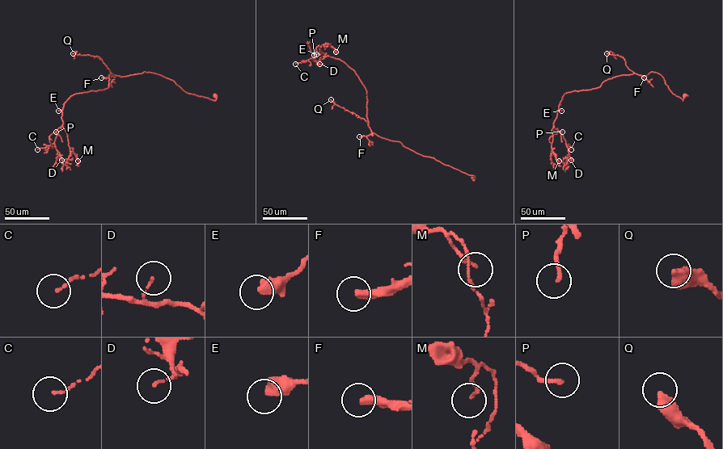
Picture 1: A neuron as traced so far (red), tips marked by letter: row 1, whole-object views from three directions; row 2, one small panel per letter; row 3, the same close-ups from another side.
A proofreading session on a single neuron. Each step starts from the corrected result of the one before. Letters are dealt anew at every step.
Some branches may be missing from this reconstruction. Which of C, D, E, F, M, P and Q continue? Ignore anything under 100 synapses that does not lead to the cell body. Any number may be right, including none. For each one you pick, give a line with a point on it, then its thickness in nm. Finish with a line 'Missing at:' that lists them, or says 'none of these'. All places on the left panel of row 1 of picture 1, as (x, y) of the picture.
F: place (101, 77); calibre 320 nm
Missing at: F

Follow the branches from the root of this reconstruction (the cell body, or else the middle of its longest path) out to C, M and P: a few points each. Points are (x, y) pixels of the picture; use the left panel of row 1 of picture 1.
C: (215, 96), (213, 100), (188, 93), (153, 73), (111, 73), (107, 88), (69, 98), (54, 142), (37, 149)
M: (215, 96), (188, 93), (153, 73), (111, 73), (107, 88), (75, 94), (64, 104), (62, 127), (78, 161)
P: (215, 96), (213, 100), (188, 93), (153, 73), (111, 73), (107, 88), (69, 98), (56, 132)

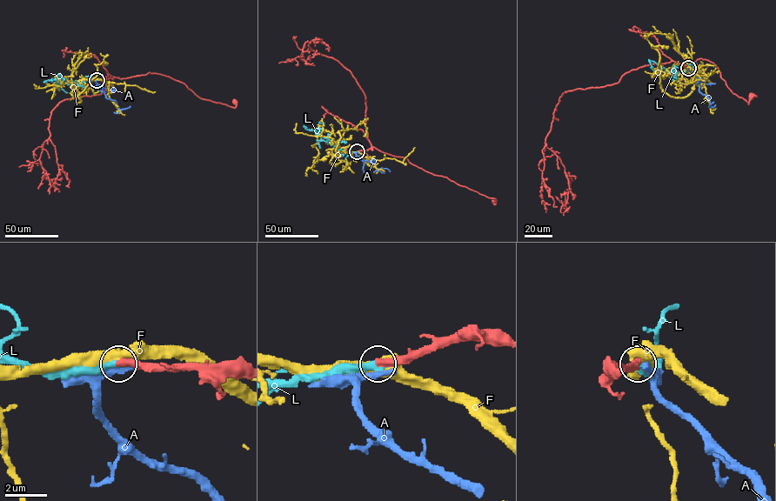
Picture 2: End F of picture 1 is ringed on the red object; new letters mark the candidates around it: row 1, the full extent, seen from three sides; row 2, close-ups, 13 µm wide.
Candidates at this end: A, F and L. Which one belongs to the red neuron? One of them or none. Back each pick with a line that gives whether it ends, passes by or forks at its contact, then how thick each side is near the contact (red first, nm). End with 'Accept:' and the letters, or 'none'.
L: it ends | 400/360 nm
Accept: L

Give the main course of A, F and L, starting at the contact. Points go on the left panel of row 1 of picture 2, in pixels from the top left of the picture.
A: (97, 79), (96, 83), (101, 86), (106, 97), (115, 100), (119, 110), (130, 106)
F: (97, 79), (76, 83), (76, 103), (81, 102), (78, 95), (96, 76), (96, 64), (103, 63)
L: (97, 79), (85, 80), (77, 84), (65, 83), (58, 81), (59, 74), (63, 82)

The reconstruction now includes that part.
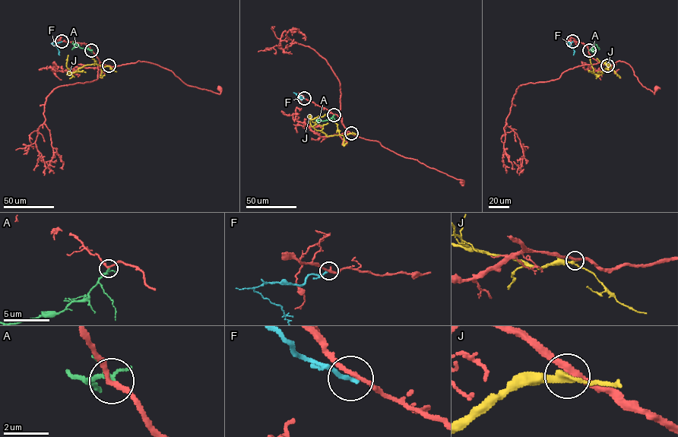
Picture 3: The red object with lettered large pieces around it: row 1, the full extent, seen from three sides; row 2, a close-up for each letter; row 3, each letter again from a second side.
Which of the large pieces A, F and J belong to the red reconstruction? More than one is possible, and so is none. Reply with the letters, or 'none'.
A

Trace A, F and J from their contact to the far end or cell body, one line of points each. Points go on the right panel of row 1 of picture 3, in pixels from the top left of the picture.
A: (589, 50), (595, 48), (594, 44), (599, 49)
F: (572, 42), (568, 43), (575, 52), (573, 55)
J: (607, 65), (610, 65), (600, 74), (595, 74), (589, 55)

